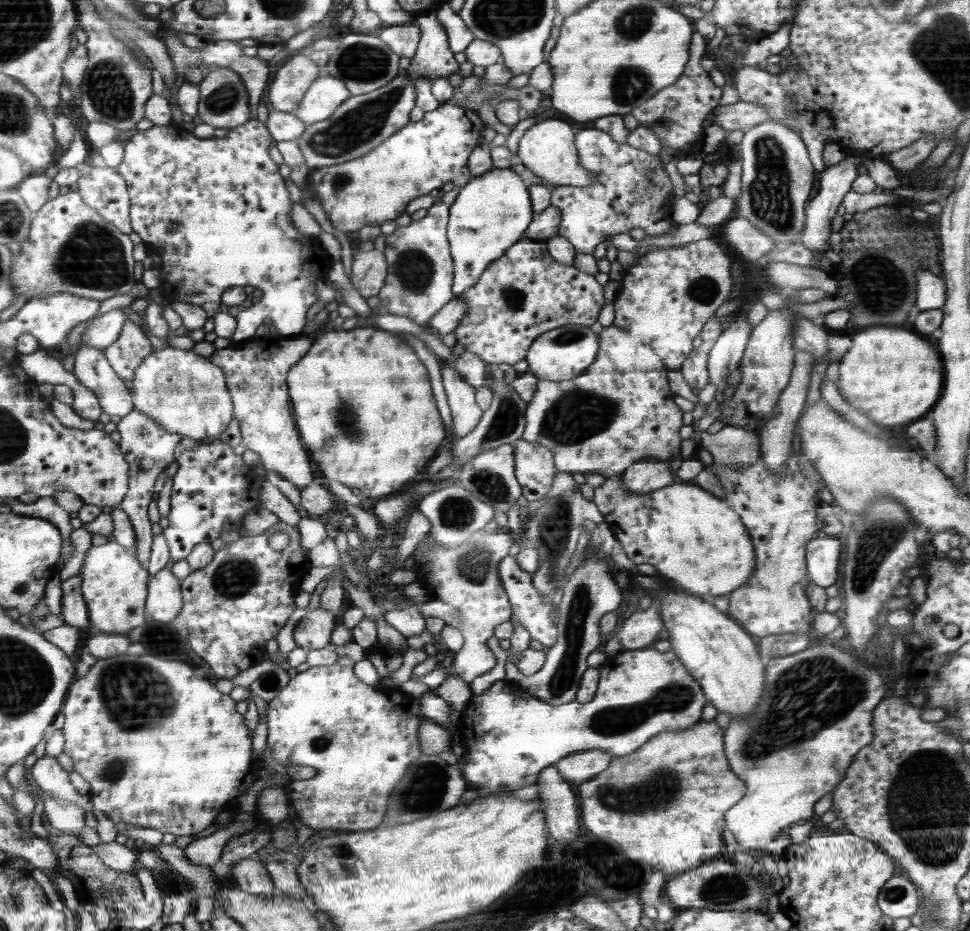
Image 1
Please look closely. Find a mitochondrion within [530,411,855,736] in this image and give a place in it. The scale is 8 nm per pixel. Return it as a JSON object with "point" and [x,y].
{"point":[565,674]}

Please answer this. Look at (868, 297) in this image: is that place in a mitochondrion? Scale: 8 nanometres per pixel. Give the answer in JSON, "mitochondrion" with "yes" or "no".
{"mitochondrion":"yes"}

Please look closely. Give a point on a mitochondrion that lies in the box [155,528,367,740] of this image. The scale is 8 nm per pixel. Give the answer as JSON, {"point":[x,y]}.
{"point":[235,576]}

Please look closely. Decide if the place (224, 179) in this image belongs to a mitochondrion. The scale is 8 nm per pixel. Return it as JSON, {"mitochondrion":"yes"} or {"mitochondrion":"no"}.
{"mitochondrion":"no"}

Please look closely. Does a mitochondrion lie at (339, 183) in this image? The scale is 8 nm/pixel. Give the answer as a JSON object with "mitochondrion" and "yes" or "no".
{"mitochondrion":"yes"}

